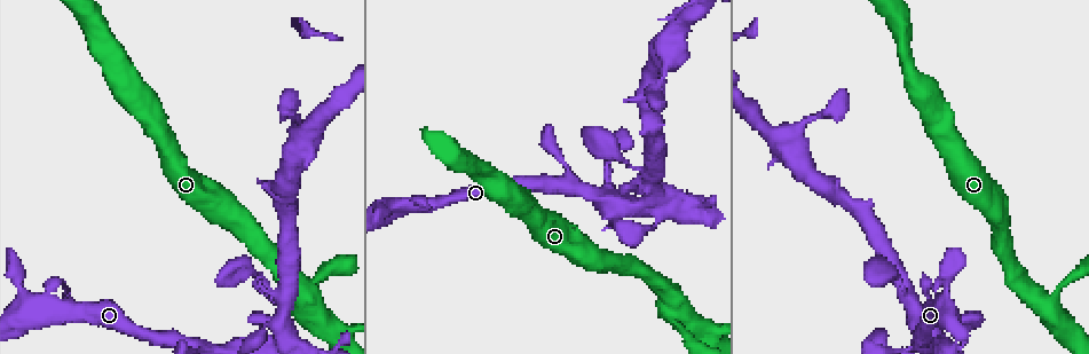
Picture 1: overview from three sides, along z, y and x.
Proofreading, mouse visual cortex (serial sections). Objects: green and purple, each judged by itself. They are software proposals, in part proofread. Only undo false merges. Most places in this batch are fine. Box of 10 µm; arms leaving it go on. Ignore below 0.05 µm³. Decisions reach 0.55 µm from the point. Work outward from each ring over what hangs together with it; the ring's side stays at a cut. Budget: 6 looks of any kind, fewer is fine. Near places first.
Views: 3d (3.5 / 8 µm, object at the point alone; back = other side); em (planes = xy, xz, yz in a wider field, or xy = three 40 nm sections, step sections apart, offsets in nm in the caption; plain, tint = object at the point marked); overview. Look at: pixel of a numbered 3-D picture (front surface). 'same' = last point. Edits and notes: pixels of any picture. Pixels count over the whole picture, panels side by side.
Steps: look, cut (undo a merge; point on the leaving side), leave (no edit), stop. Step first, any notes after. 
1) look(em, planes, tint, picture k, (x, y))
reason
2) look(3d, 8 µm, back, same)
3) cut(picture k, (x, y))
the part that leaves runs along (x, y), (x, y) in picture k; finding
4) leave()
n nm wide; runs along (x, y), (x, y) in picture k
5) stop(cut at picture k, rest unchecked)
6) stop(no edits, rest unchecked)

look(3d, 3.5 µm, picture 1, (1056, 298))
narrows sharply

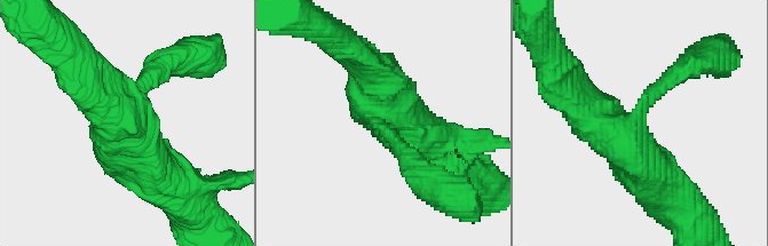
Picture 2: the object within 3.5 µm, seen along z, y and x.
look(em, xy, step 3, tint, picture 2, (382, 117))
3 arms; arms of 200, 450, 600 nm; need the tissue

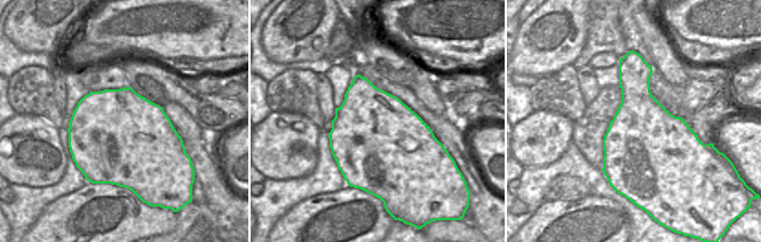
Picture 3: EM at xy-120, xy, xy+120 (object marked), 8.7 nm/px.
leave()
runs along (569, 95), (619, 137), (659, 187) in picture 2; continuous, no second cell

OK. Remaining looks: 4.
look(3d, 3.5 µm, picture 1, (843, 198))
a fork

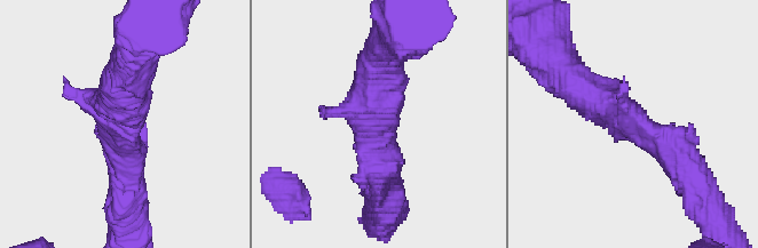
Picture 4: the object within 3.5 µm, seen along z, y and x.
look(em, xy, step 5, tint, picture 4, (381, 124))
need the tissue

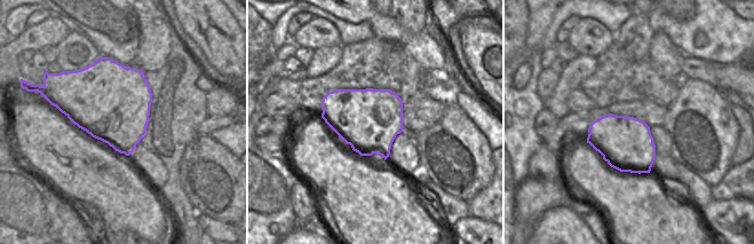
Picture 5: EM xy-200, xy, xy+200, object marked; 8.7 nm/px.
look(em, xy, step 2, tint, same)

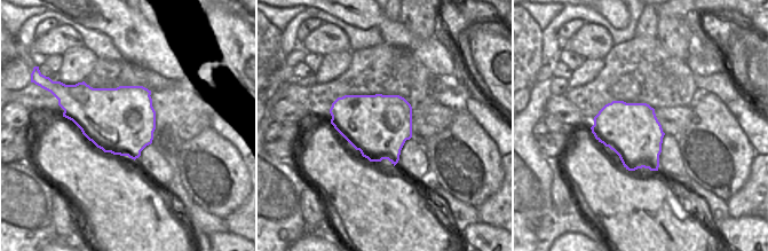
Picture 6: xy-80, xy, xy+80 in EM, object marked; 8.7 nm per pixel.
leave()
runs along (688, 170), (671, 146), (571, 79) in picture 4; one cell here

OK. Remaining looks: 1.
stop(no edits, rest unchecked)

